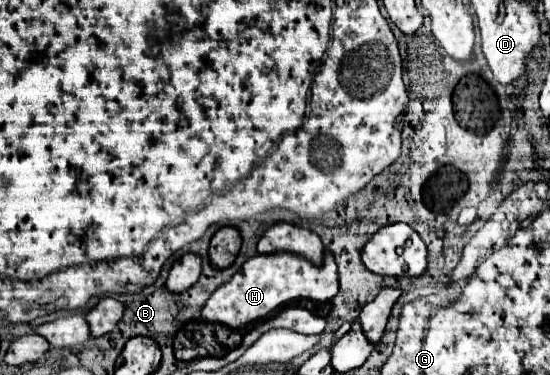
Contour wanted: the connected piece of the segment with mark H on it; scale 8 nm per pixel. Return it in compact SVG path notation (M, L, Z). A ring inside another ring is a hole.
M325 251L323 265L317 267L303 257L293 253L269 253L255 255L247 263L243 263L243 273L233 275L231 281L221 285L209 297L209 303L201 309L201 319L205 323L223 323L227 327L239 329L251 321L267 317L279 305L289 303L293 299L313 299L313 301L329 301L339 291L339 275L337 263L331 251Z

